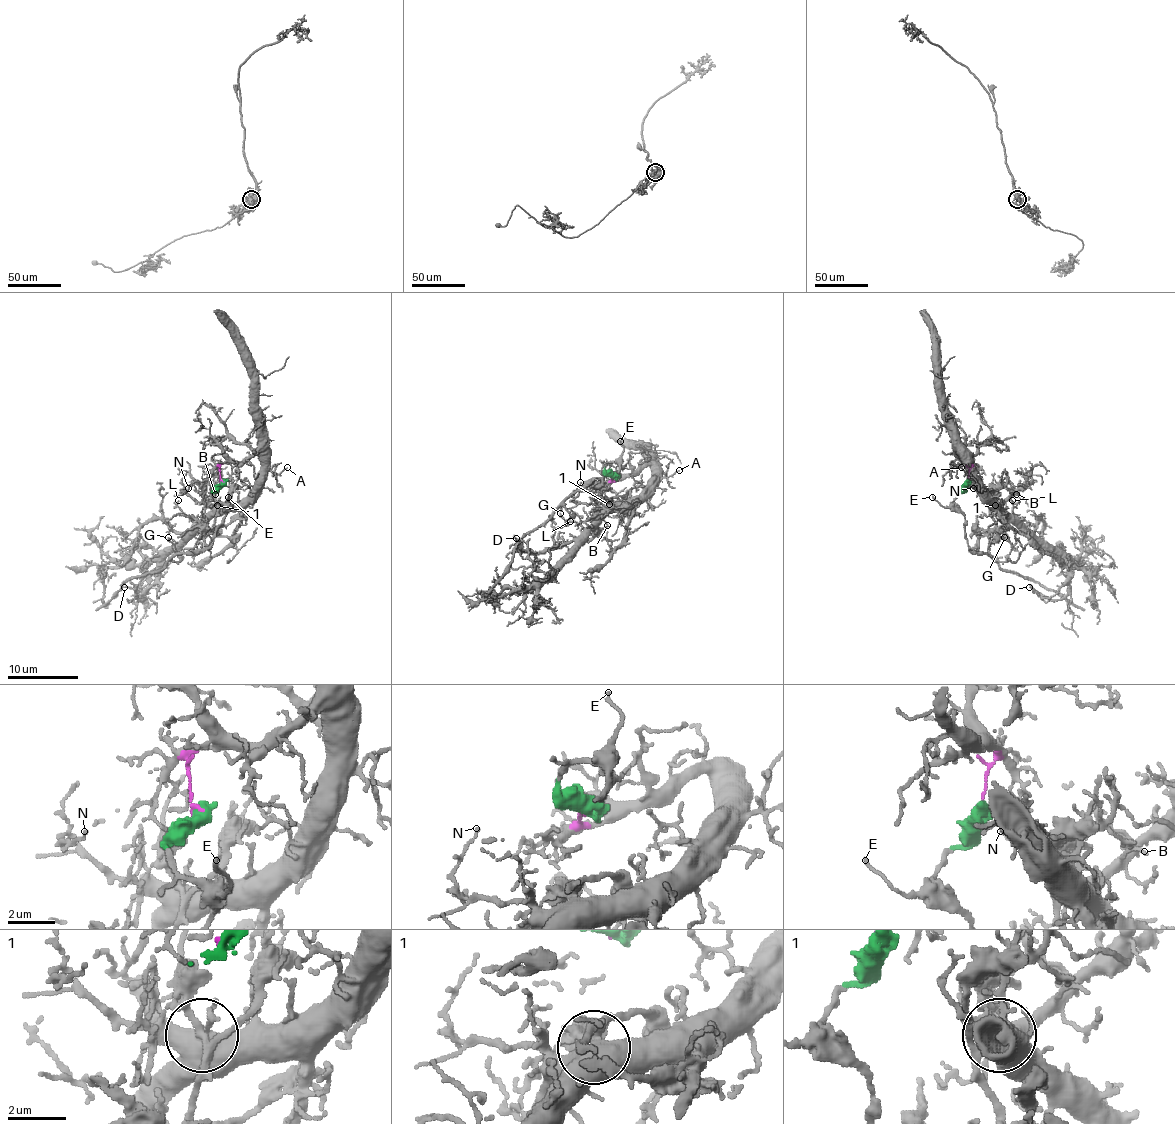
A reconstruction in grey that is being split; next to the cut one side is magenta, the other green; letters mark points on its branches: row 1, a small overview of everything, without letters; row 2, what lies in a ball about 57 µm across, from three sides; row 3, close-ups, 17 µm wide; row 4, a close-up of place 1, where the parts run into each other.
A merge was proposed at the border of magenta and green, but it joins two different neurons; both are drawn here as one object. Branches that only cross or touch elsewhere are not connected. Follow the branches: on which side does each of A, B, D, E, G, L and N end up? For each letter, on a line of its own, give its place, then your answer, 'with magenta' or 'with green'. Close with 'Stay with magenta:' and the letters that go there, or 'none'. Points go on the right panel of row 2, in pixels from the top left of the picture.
A: at (961, 467); with magenta
B: at (1016, 494); with magenta
D: at (1029, 587); with magenta
E: at (932, 497); with green
G: at (1004, 537); with green
L: at (1012, 500); with magenta
N: at (973, 488); with magenta
Stay with magenta: A, B, D, L, N

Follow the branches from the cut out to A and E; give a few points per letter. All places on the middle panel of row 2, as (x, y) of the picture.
A: (614, 476), (637, 474), (647, 465), (663, 476), (679, 471)
E: (614, 476), (605, 465), (619, 457), (623, 450), (619, 441)

